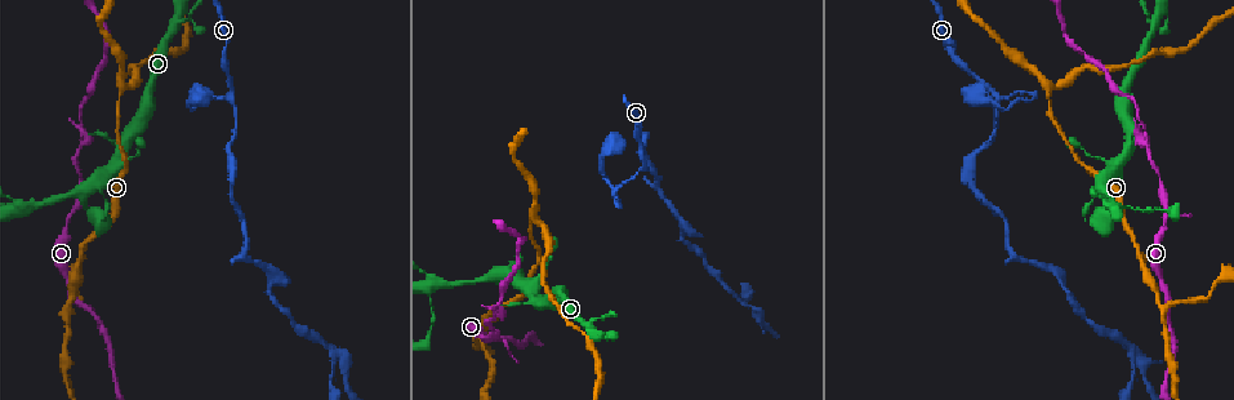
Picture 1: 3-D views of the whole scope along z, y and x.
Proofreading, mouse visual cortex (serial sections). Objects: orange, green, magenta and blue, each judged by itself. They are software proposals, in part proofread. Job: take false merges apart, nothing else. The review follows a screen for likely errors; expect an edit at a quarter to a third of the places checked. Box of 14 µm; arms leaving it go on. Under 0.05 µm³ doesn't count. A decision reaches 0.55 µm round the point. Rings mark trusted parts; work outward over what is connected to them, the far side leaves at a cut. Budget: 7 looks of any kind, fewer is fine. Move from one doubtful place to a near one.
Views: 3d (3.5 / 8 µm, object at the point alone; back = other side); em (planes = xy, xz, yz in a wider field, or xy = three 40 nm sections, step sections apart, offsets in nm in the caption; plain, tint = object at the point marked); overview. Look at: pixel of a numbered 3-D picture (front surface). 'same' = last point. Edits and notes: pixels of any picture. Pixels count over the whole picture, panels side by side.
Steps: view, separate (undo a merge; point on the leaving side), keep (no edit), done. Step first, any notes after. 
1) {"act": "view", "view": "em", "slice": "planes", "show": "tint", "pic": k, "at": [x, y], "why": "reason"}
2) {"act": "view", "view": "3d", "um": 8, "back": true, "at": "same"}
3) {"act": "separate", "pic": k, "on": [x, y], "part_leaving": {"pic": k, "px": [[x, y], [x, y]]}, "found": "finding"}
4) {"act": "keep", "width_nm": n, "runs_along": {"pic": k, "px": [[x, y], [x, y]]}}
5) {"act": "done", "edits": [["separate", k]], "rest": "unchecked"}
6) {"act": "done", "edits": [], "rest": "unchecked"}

{"act": "view", "view": "3d", "um": 8, "back": true, "pic": 1, "at": [66, 310], "why": "three arms meet"}

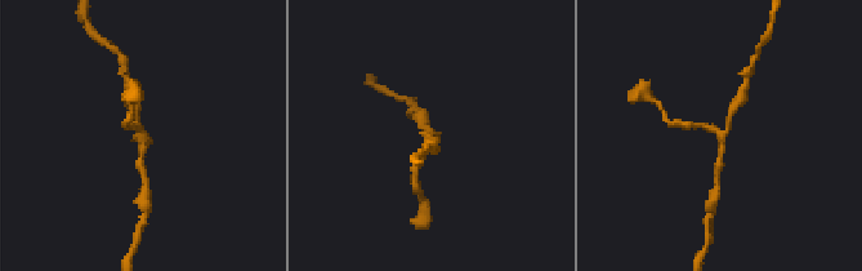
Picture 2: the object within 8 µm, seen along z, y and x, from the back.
{"act": "view", "view": "3d", "um": 3.5, "pic": 2, "at": [720, 137]}

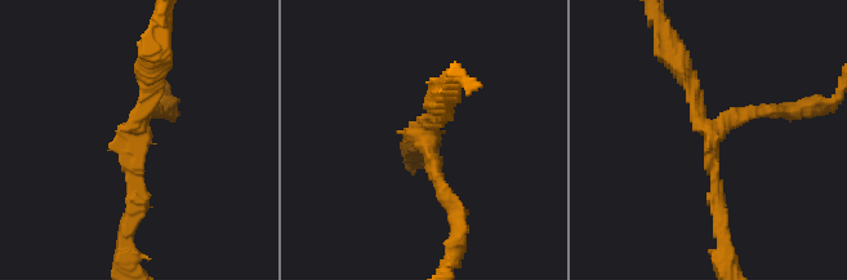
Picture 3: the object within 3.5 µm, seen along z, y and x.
{"act": "view", "view": "em", "slice": "xy", "step": 5, "show": "tint", "pic": 3, "at": [713, 131], "arms": 3, "arm_widths_nm": [150, 150, 250]}

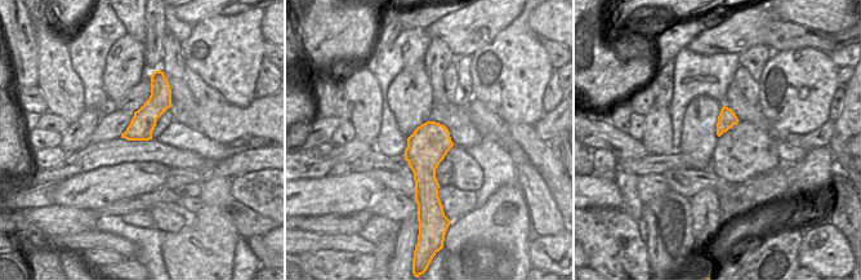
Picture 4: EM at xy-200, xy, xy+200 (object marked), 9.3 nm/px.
{"act": "keep", "runs_along": {"pic": 3, "px": [[678, 62], [712, 133], [754, 110], [778, 114]]}, "found": "continuous, no second cell"}

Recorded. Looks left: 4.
{"act": "view", "view": "em", "slice": "xy", "step": 5, "show": "tint", "pic": 1, "at": [426, 290], "why": "a narrow waist"}

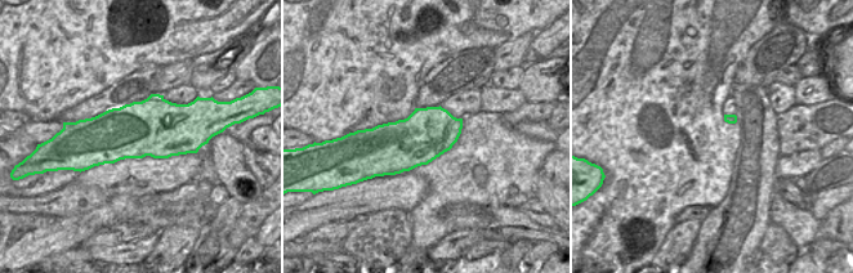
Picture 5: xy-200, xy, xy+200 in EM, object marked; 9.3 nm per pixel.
{"act": "view", "view": "3d", "um": 3.5, "at": "same", "why": "wider look"}

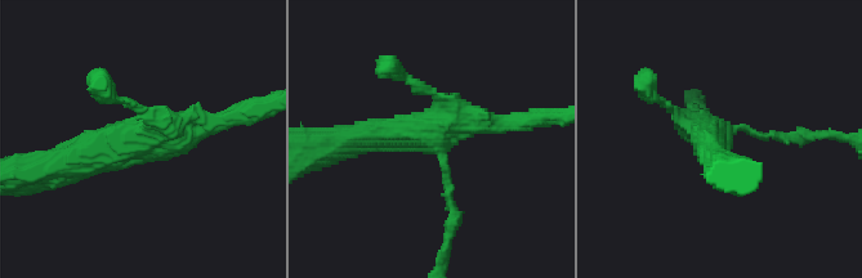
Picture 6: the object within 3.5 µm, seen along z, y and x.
{"act": "keep", "found": "continuous, no second cell"}

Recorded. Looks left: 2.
{"act": "view", "view": "3d", "um": 3.5, "pic": 1, "at": [1022, 94], "why": "abrupt turn"}

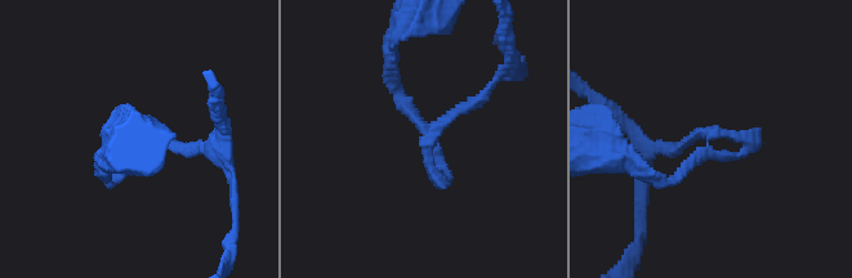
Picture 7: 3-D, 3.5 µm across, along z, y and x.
{"act": "view", "view": "em", "slice": "xy", "step": 3, "show": "tint", "pic": 7, "at": [714, 138], "arm_widths_nm": [150, 150]}

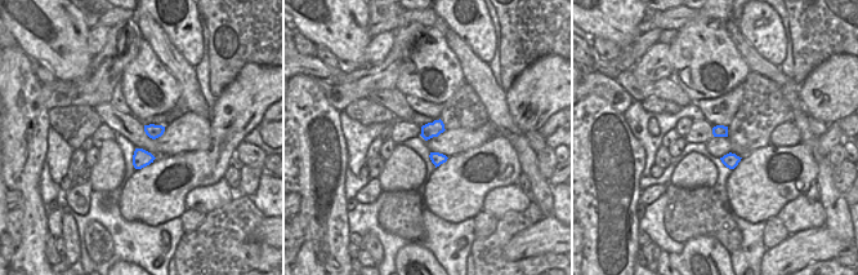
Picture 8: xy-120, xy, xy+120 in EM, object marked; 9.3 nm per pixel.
{"act": "keep", "width_nm": 140, "runs_along": {"pic": 7, "px": [[201, 147], [142, 131], [106, 179]]}, "found": "continuous, no second cell"}

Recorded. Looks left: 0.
{"act": "done", "edits": [], "rest": "unchecked"}

